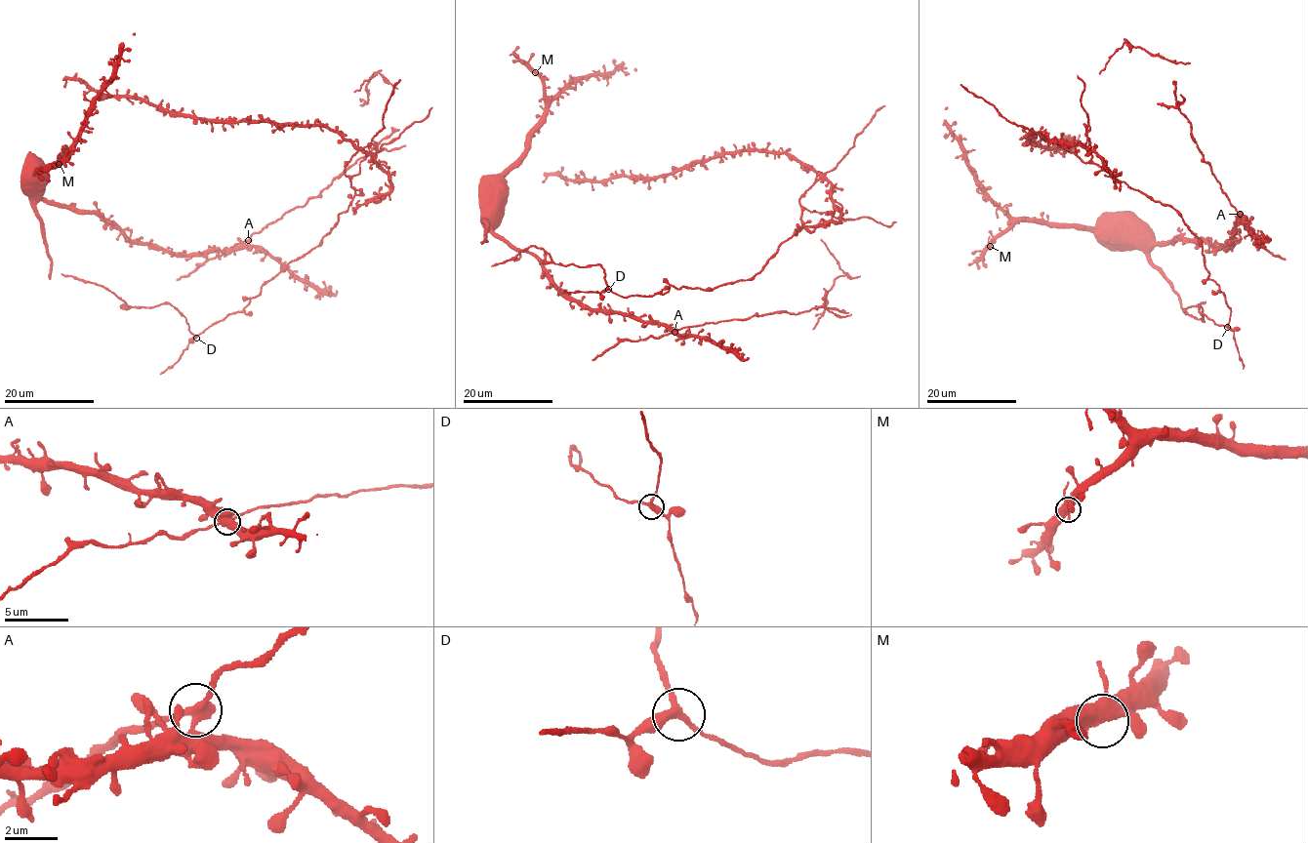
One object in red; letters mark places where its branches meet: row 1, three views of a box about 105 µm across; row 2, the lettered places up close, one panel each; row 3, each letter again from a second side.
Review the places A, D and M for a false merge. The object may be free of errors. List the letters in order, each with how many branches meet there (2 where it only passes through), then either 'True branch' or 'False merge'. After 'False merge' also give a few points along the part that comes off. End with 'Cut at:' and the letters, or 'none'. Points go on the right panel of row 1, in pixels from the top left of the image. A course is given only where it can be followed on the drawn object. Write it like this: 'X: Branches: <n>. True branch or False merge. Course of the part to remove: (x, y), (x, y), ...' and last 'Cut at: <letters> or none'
A: Branches: 3. False merge
D: Branches: 3. True branch
M: Branches: 3. True branch
Cut at: A

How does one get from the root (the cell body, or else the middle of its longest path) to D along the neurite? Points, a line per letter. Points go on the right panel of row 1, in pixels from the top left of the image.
D: (1192, 315), (1203, 317), (1200, 306), (1202, 313), (1227, 327)

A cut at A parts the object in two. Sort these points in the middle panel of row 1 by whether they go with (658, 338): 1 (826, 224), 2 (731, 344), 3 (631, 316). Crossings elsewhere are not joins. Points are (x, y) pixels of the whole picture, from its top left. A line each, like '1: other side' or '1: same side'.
1: other side
2: other side
3: other side

